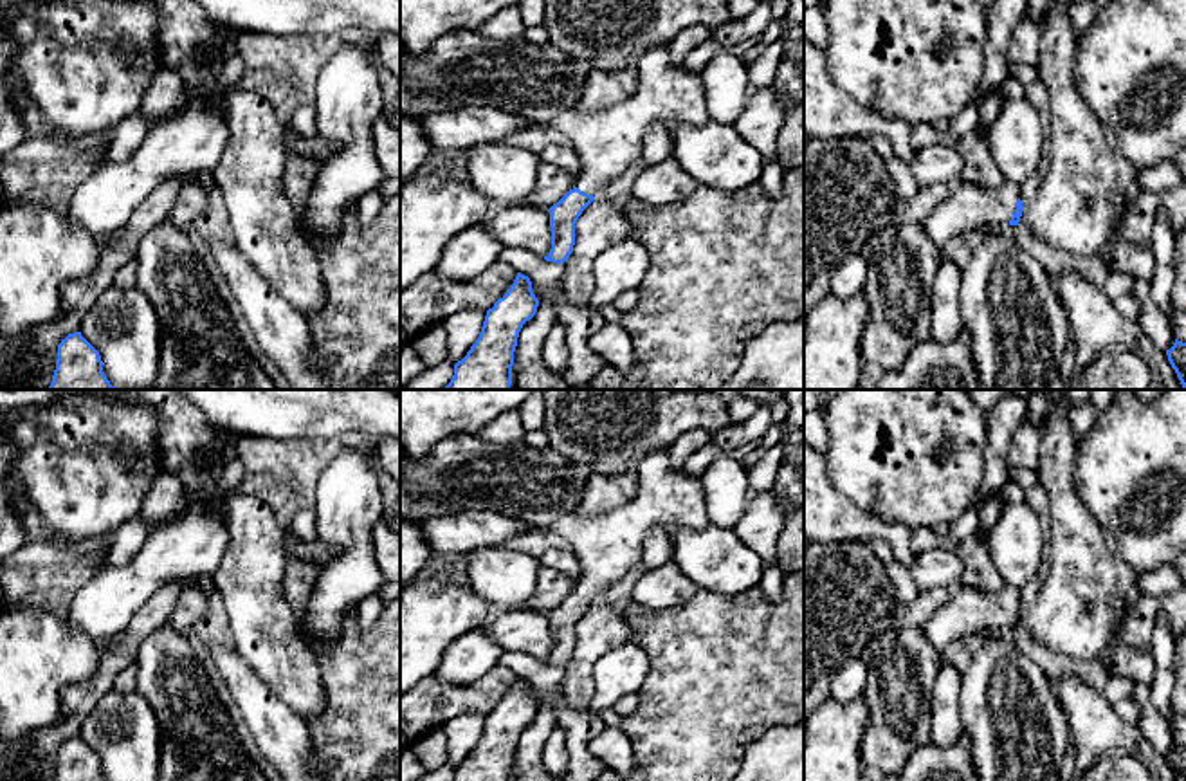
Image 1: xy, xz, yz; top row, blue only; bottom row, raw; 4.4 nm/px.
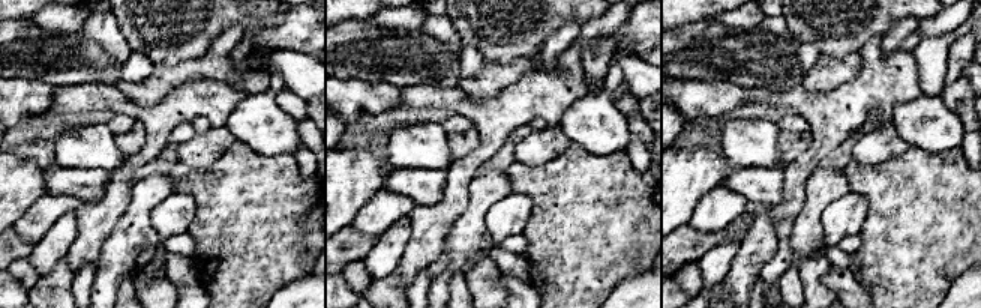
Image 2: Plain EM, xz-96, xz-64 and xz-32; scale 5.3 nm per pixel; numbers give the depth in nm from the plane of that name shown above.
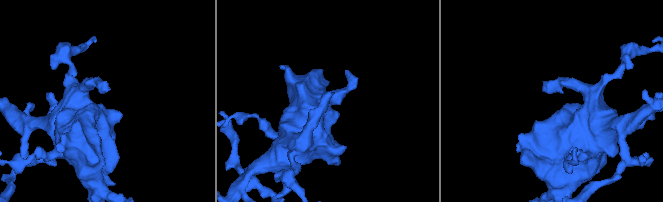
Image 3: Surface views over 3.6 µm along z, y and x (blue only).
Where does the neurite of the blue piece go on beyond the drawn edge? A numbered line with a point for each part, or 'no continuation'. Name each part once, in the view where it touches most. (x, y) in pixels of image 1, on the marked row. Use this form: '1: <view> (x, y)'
1: yz (968, 208)

